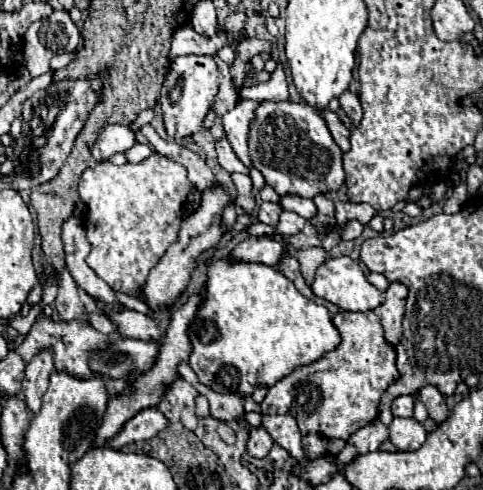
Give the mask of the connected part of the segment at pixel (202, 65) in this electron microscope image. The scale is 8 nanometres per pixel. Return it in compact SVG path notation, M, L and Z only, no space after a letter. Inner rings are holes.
M177 56L167 72L161 88L159 106L163 110L163 122L169 138L181 140L201 130L203 118L209 112L213 98L217 96L219 72L211 56Z

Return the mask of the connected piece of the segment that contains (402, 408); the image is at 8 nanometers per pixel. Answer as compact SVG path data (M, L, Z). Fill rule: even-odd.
M399 396L397 400L393 400L391 410L393 410L393 416L403 416L403 418L413 416L413 398L411 396Z

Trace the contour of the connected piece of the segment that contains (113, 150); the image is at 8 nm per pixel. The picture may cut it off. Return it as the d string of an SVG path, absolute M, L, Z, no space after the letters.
M111 124L101 130L99 138L91 148L91 154L95 162L107 162L113 154L127 152L133 144L135 144L135 134L127 126Z

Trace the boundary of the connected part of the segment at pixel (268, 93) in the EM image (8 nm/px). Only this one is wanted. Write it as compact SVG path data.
M279 62L277 70L271 74L271 80L255 86L243 87L237 101L273 100L273 102L279 102L279 100L287 100L287 98L289 98L289 86L285 80L285 68Z

